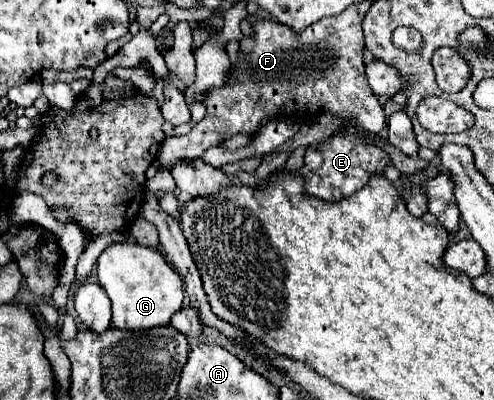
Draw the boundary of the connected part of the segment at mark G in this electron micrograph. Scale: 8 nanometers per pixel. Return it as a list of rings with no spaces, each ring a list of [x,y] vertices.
[[[111,243],[105,247],[97,261],[99,285],[105,289],[107,297],[113,303],[113,321],[115,329],[145,331],[153,327],[169,325],[171,317],[179,313],[183,303],[183,281],[167,265],[163,255],[151,247],[129,245],[129,243]]]

